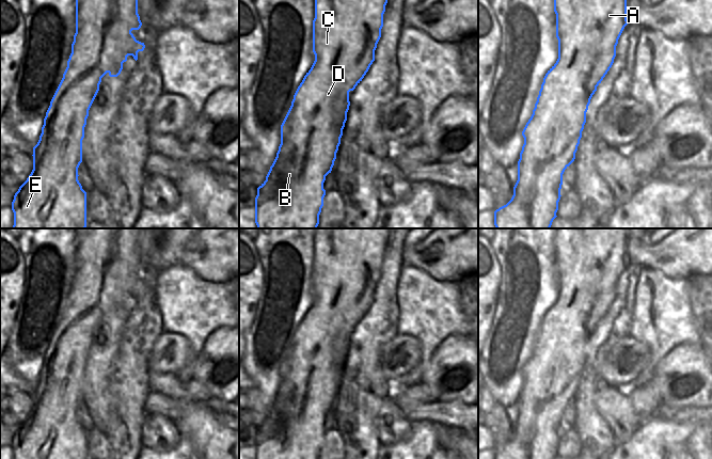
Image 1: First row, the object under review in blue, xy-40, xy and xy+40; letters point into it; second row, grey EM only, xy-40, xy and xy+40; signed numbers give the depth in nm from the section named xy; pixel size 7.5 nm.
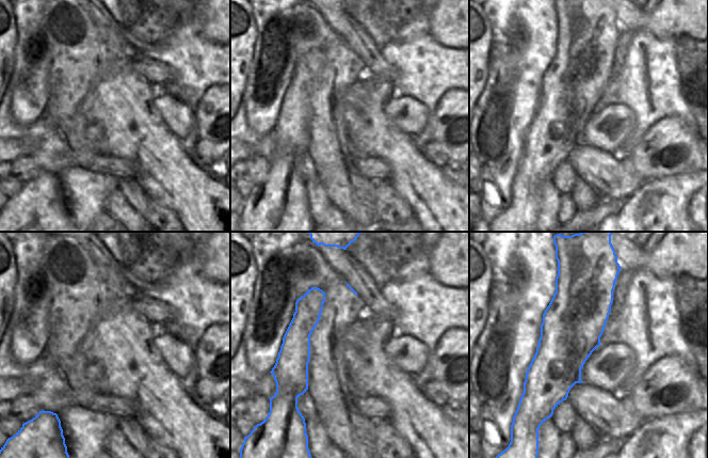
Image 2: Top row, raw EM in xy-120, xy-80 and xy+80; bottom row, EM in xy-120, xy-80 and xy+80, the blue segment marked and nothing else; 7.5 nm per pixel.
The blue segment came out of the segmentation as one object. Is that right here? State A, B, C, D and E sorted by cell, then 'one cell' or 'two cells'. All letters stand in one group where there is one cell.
A B C D E | one cell

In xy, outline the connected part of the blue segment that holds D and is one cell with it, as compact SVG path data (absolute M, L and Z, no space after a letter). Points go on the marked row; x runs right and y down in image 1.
M315 0L313 52L315 61L298 86L281 125L281 144L266 180L257 188L257 228L317 228L323 206L323 183L331 173L349 110L349 92L362 81L375 61L387 0Z

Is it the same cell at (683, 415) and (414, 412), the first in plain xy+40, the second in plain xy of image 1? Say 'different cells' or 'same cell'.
same cell

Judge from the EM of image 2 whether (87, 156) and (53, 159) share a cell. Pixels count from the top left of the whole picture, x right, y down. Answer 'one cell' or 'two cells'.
two cells

